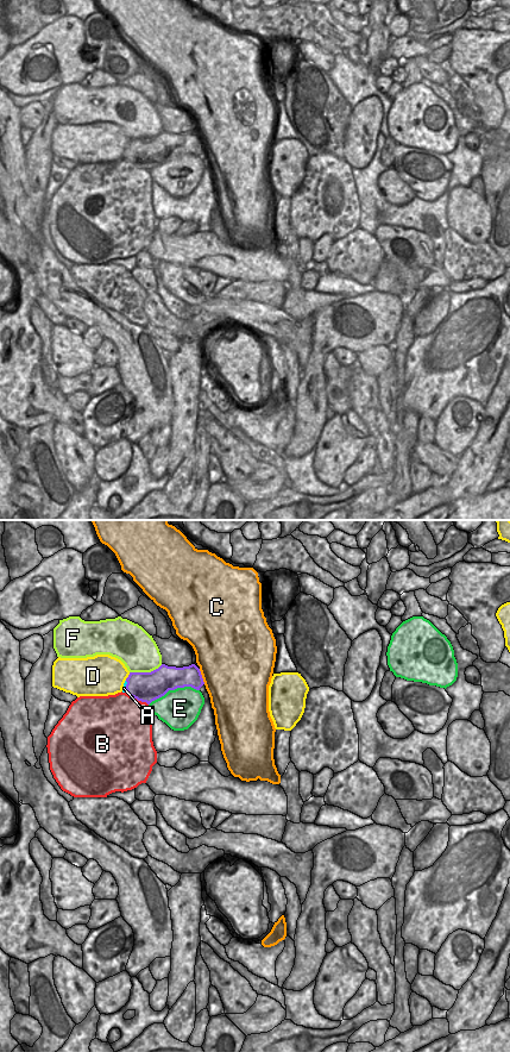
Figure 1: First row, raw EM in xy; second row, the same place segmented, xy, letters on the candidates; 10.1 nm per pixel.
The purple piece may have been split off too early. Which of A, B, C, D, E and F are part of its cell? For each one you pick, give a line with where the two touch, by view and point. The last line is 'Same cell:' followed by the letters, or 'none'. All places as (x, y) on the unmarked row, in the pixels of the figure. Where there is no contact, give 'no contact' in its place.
A: xy (126, 154)
Same cell: A

